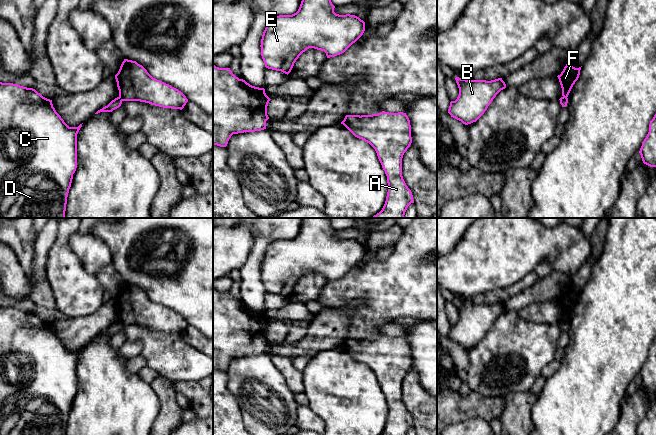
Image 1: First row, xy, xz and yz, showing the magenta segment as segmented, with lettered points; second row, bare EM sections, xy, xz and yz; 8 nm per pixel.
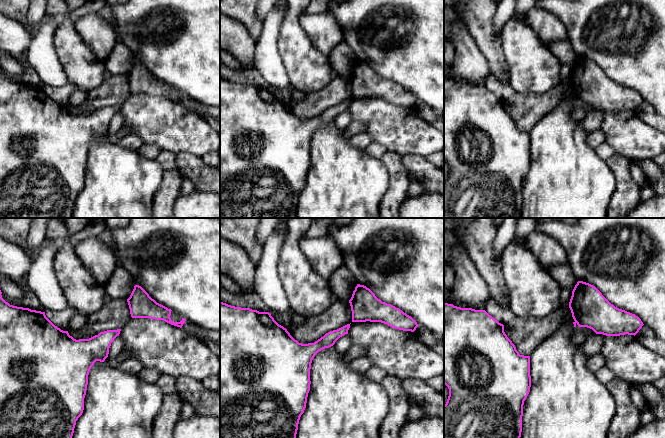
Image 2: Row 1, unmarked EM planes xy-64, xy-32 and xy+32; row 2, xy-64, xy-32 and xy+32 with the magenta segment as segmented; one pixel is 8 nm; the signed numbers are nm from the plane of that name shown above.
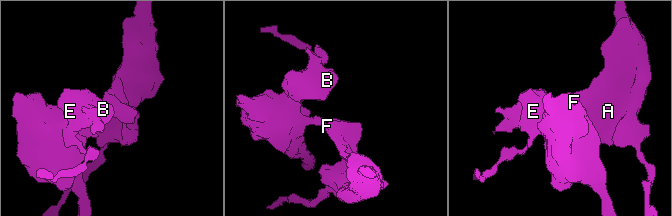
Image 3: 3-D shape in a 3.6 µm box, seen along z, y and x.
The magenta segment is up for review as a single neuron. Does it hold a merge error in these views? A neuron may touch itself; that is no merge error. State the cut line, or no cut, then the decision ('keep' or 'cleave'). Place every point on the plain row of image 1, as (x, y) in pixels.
cut xy (119, 320), (122, 324); cleave

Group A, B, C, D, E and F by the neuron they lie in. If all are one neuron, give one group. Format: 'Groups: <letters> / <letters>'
Groups: A F / B C D E

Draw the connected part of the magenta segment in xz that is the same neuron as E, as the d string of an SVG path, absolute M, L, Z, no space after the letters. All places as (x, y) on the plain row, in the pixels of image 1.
M304 218L298 235L292 239L279 239L267 247L261 263L261 280L268 293L289 298L299 280L309 272L324 275L327 282L344 277L365 255L365 246L355 239L339 239L334 236L331 218Z

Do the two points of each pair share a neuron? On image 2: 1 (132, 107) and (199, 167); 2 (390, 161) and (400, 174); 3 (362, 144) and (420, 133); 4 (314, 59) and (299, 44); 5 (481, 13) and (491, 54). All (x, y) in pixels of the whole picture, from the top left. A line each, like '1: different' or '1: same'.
1: different
2: same
3: different
4: same
5: same

